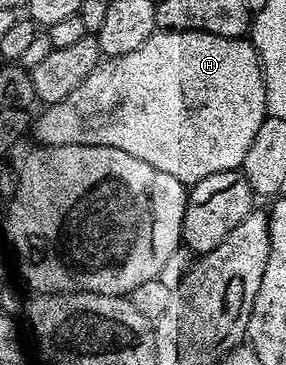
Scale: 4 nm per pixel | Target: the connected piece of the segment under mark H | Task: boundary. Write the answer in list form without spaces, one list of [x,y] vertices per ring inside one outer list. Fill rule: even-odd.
[[[164,30],[151,35],[141,48],[133,48],[133,52],[125,52],[108,57],[100,61],[99,66],[85,81],[69,96],[65,96],[60,102],[52,102],[43,111],[39,118],[33,122],[33,138],[40,147],[44,146],[68,146],[69,144],[90,144],[93,146],[117,146],[122,150],[128,150],[131,154],[138,154],[140,158],[146,158],[148,162],[159,166],[163,170],[178,172],[184,183],[194,184],[200,182],[205,176],[213,176],[213,172],[225,172],[226,170],[240,169],[249,152],[249,144],[253,144],[253,136],[257,136],[257,128],[269,116],[267,108],[267,79],[263,77],[263,63],[258,50],[255,49],[254,41],[246,37],[226,38],[221,34],[208,34],[206,30]]]

